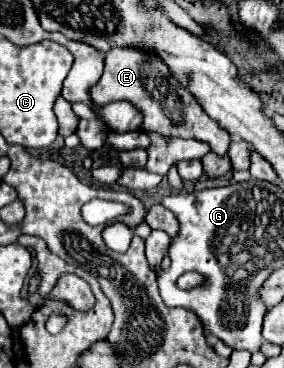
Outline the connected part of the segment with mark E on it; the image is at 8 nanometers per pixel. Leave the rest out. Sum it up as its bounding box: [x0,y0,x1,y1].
[90,49,230,155]

